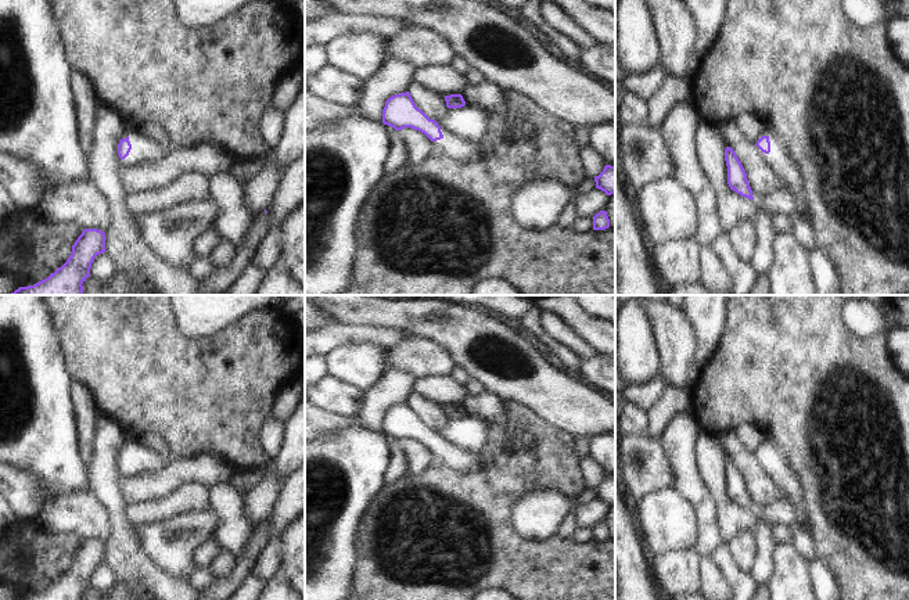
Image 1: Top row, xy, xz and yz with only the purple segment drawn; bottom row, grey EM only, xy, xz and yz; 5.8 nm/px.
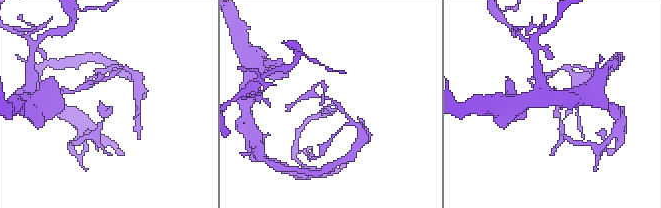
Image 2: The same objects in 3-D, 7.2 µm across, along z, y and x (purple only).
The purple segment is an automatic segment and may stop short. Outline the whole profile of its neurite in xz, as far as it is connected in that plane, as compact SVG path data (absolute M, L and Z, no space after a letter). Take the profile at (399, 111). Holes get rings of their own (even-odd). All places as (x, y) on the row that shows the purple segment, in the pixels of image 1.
M409 91L395 94L385 101L382 109L382 123L402 130L412 127L424 133L434 145L434 152L464 161L475 155L478 143L467 144L463 139L445 139L436 121L430 119L420 108L416 107Z

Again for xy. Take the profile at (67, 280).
M85 229L61 267L47 279L33 285L19 287L10 295L85 295L82 284L90 276L94 258L103 252L105 252L105 233Z

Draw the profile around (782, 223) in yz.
M780 213L775 215L772 223L776 234L793 233L794 230L794 220L786 215L780 215Z

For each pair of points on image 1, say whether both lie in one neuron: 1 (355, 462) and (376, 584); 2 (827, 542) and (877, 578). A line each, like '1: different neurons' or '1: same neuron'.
1: different neurons
2: same neuron

